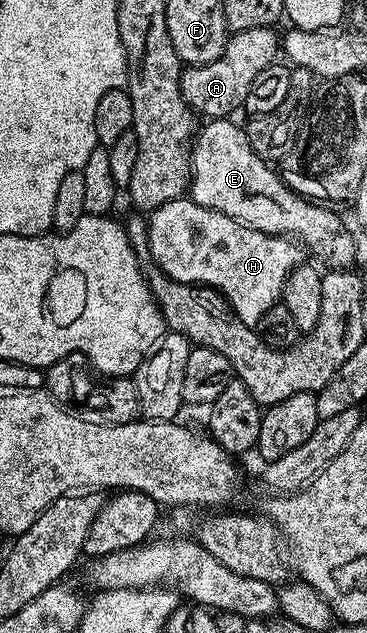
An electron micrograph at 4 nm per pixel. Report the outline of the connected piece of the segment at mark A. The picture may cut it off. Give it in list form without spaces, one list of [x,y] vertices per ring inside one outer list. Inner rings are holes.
[[[259,27],[258,29],[246,29],[238,31],[228,36],[228,44],[224,47],[224,52],[213,63],[201,65],[188,65],[180,72],[180,98],[193,112],[208,115],[209,120],[222,119],[231,116],[235,107],[239,108],[243,104],[246,93],[250,93],[250,81],[266,69],[266,65],[277,62],[278,59],[278,37],[273,34],[272,27]]]

